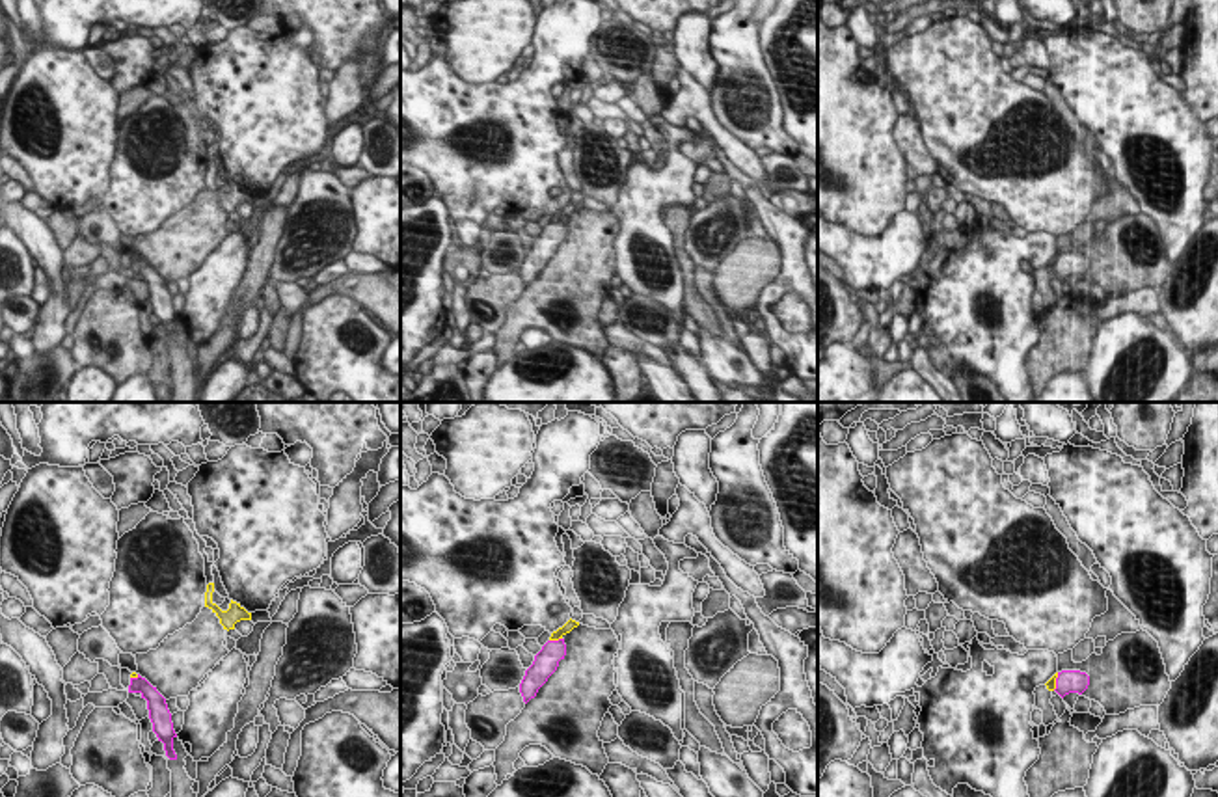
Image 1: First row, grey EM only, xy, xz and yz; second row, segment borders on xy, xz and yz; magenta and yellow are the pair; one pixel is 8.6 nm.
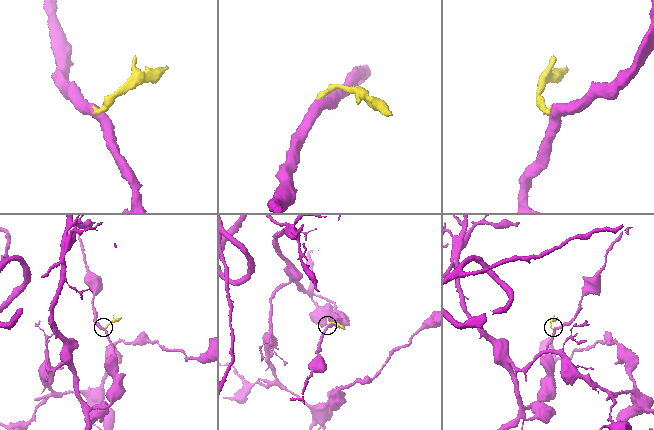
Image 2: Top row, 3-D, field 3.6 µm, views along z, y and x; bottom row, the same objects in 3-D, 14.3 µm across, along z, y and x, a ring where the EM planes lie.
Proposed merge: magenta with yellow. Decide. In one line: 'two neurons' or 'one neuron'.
two neurons

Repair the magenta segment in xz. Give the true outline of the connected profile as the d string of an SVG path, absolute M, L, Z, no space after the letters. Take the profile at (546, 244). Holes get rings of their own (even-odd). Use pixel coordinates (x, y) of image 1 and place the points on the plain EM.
M564 222L548 223L542 233L535 238L533 248L525 253L520 266L520 276L527 287L536 279L538 272L548 264L548 261L557 253L559 244L566 238Z

